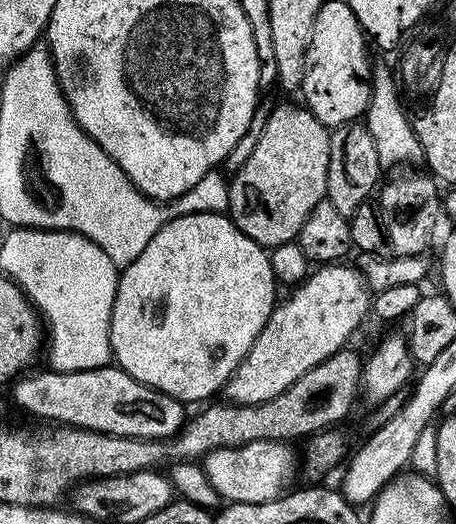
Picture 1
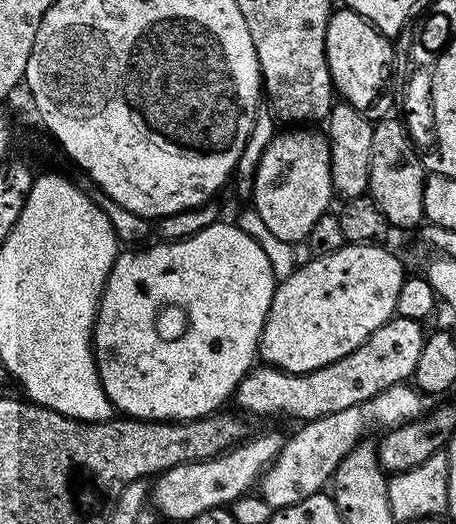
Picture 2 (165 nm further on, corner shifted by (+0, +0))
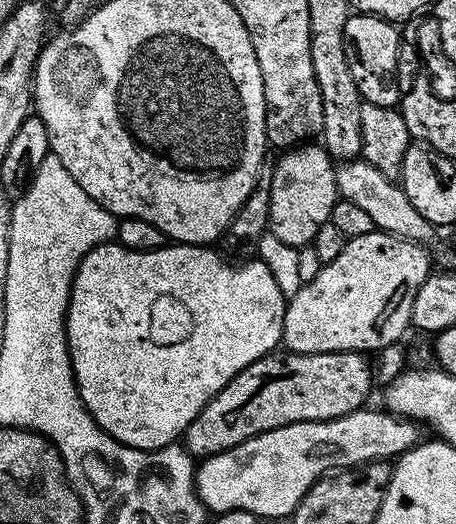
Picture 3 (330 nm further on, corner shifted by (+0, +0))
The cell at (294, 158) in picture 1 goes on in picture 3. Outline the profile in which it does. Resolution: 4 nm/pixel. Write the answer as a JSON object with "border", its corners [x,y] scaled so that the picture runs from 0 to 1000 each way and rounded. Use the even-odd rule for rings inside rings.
{"border":[[[689,271],[656,277],[616,298],[603,307],[599,328],[588,439],[627,468],[660,473],[678,468],[689,447],[726,418],[743,376],[737,317],[708,277]]]}

